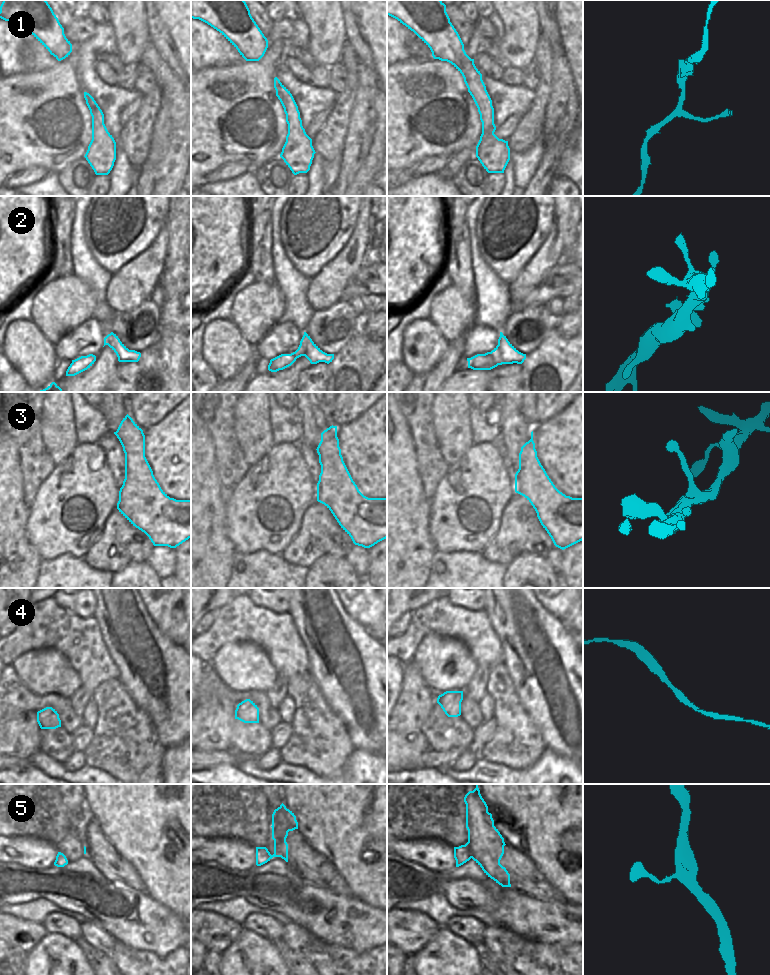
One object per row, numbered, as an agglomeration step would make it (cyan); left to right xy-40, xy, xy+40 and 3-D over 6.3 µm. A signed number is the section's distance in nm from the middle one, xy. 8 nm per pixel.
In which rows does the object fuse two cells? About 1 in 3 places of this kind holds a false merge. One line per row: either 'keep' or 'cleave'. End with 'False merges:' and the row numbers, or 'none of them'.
1: keep
2: keep
3: keep
4: keep
5: keep
False merges: none of them

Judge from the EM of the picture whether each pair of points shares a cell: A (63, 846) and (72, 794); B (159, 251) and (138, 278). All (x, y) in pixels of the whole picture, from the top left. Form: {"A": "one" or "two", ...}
{"A": "one", "B": "one"}

